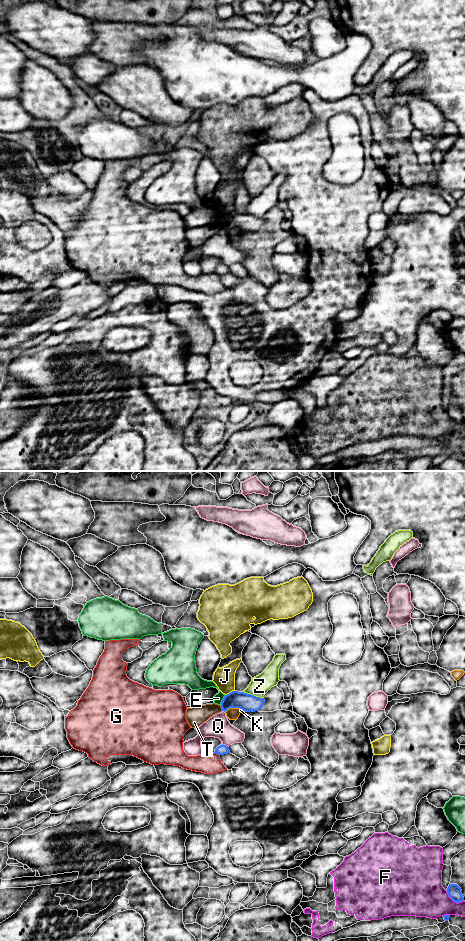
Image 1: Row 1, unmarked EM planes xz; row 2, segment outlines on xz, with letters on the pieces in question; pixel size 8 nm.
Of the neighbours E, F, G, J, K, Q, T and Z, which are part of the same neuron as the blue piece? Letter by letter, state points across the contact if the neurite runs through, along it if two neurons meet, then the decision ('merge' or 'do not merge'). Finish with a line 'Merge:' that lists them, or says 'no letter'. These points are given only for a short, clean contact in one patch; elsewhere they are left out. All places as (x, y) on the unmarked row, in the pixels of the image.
E: do not merge
F: do not merge
G: do not merge
J: border xz (234, 210), (225, 215); do not merge
K: border xz (242, 230), (239, 228), (228, 228), (224, 231); do not merge
Q: border xz (222, 263), (228, 267); do not merge
T: border xz (220, 225), (222, 230); do not merge
Z: do not merge
Merge: no letter

